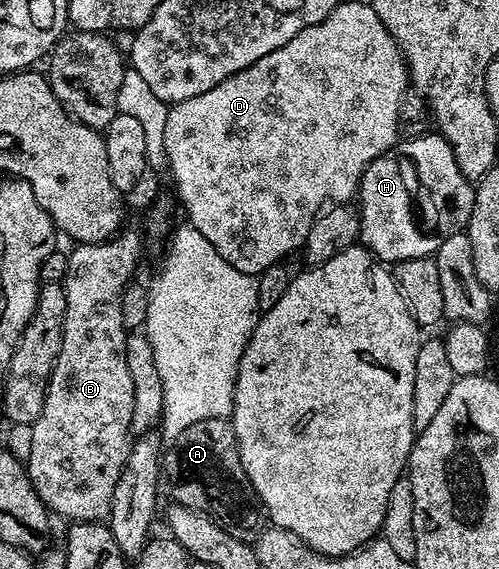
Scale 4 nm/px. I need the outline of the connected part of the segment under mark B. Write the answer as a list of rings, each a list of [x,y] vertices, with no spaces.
[[[118,232],[117,236],[109,238],[107,241],[100,241],[97,245],[78,244],[75,251],[68,254],[66,263],[66,273],[63,284],[67,295],[67,315],[63,323],[63,343],[59,347],[59,359],[53,368],[53,374],[49,380],[49,390],[43,403],[43,411],[39,419],[31,426],[33,433],[29,437],[29,461],[27,460],[27,472],[39,499],[44,503],[46,509],[57,513],[61,517],[66,517],[66,522],[76,523],[78,521],[104,522],[111,511],[111,499],[115,495],[115,483],[119,483],[119,475],[127,463],[129,446],[131,444],[131,434],[133,424],[131,415],[135,411],[135,386],[131,384],[131,371],[127,371],[127,359],[125,358],[125,339],[127,328],[125,329],[125,309],[121,306],[121,296],[125,293],[125,288],[129,285],[129,276],[137,269],[137,264],[141,261],[141,237],[137,233]]]

